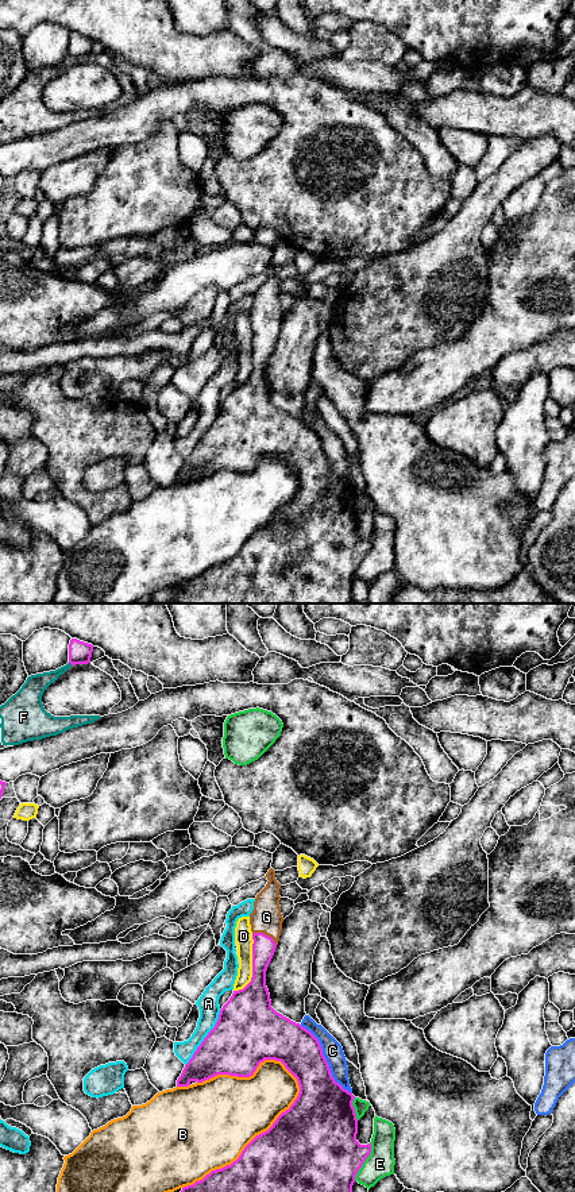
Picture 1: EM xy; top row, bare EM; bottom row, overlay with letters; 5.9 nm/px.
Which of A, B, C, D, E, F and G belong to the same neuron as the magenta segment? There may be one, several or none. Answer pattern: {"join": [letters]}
{"join": ["G"]}

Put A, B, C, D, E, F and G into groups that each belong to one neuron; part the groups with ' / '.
A / B / C / D / E / F / G

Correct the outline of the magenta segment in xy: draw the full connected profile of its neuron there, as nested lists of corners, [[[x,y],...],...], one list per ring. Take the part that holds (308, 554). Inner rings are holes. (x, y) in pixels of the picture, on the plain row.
[[[273,263],[265,271],[269,277],[256,290],[250,309],[252,327],[252,373],[239,386],[234,386],[223,401],[215,423],[208,428],[177,475],[177,482],[188,482],[192,477],[202,478],[217,470],[250,472],[265,455],[281,456],[297,474],[300,489],[289,505],[282,508],[273,521],[256,531],[231,560],[212,566],[193,580],[184,582],[174,594],[175,603],[350,603],[355,571],[371,548],[371,539],[356,536],[358,514],[352,497],[355,491],[332,472],[319,435],[300,418],[290,416],[271,402],[266,382],[266,366],[279,336],[283,312],[279,301],[281,279]]]

